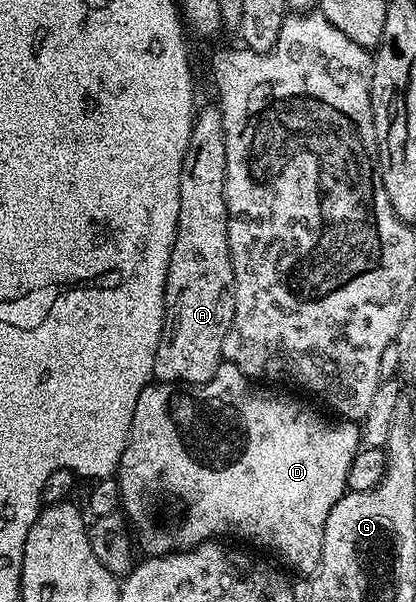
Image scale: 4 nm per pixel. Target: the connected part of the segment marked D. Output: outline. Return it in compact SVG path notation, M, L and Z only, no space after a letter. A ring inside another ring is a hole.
M223 362L218 365L214 377L203 384L178 386L172 390L171 385L151 382L140 390L140 398L136 398L136 410L132 414L132 426L126 449L118 463L116 479L118 492L122 495L121 511L127 521L133 522L132 536L136 541L137 551L143 557L167 556L168 553L175 551L174 524L178 524L183 538L190 540L186 542L206 542L211 538L226 538L226 535L231 532L242 540L251 540L262 548L271 548L284 563L291 564L298 572L313 574L318 571L324 542L324 525L328 522L328 514L332 506L336 506L338 499L345 496L348 491L346 479L348 470L352 466L352 458L356 458L360 447L360 428L353 420L331 418L329 415L321 416L312 405L305 404L294 396L281 396L278 392L269 392L266 388L269 387L245 376L235 364ZM158 512L162 515L162 520L154 520Z

